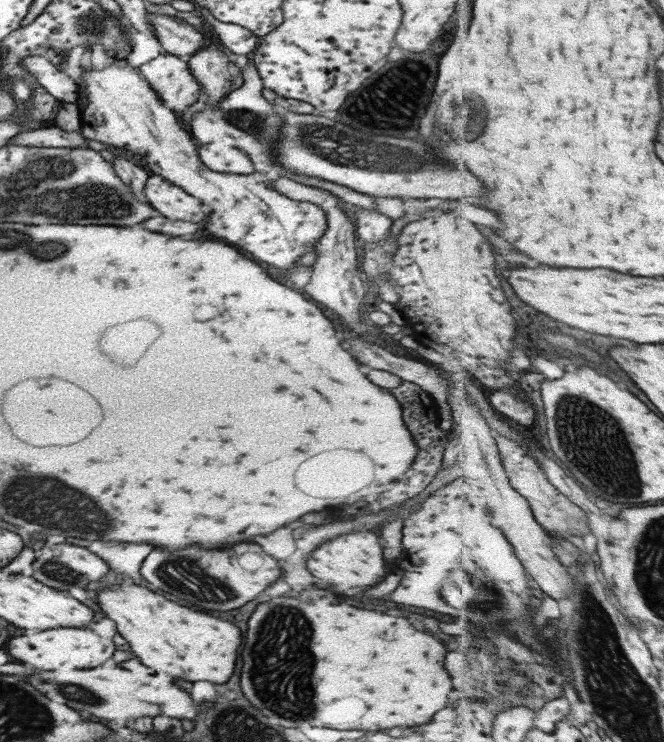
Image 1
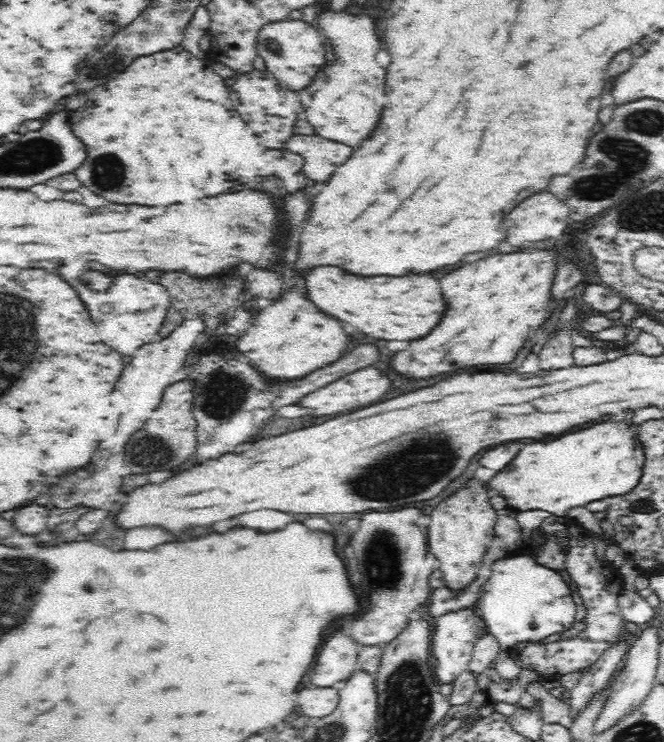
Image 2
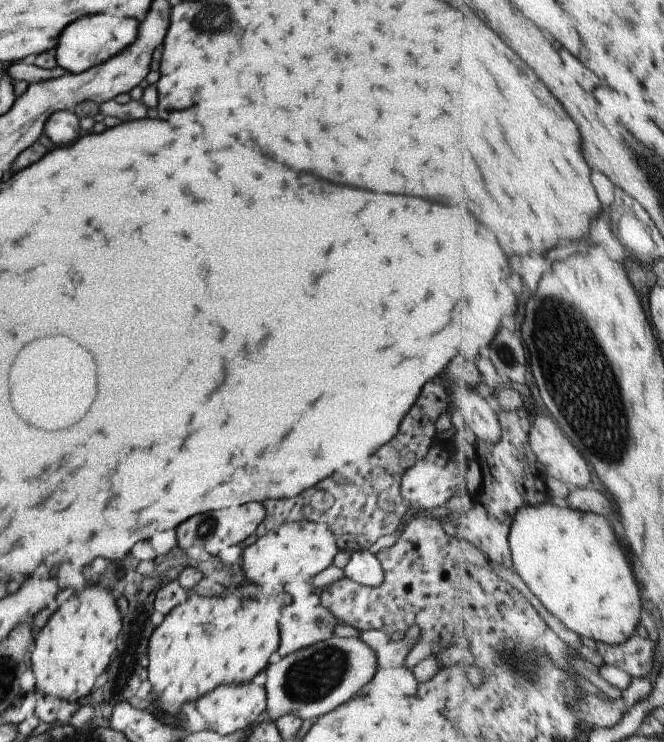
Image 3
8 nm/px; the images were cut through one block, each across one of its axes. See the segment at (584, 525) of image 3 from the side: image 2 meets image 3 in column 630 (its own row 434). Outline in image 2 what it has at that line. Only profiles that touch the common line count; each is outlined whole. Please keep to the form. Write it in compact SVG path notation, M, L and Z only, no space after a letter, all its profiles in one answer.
M606 418L546 442L526 444L520 450L520 454L492 478L490 490L492 493L503 496L509 507L514 510L540 509L556 515L565 515L566 510L584 507L584 504L590 500L603 500L632 492L639 484L645 460L644 445L641 440L638 440L634 426L628 424L626 420Z

